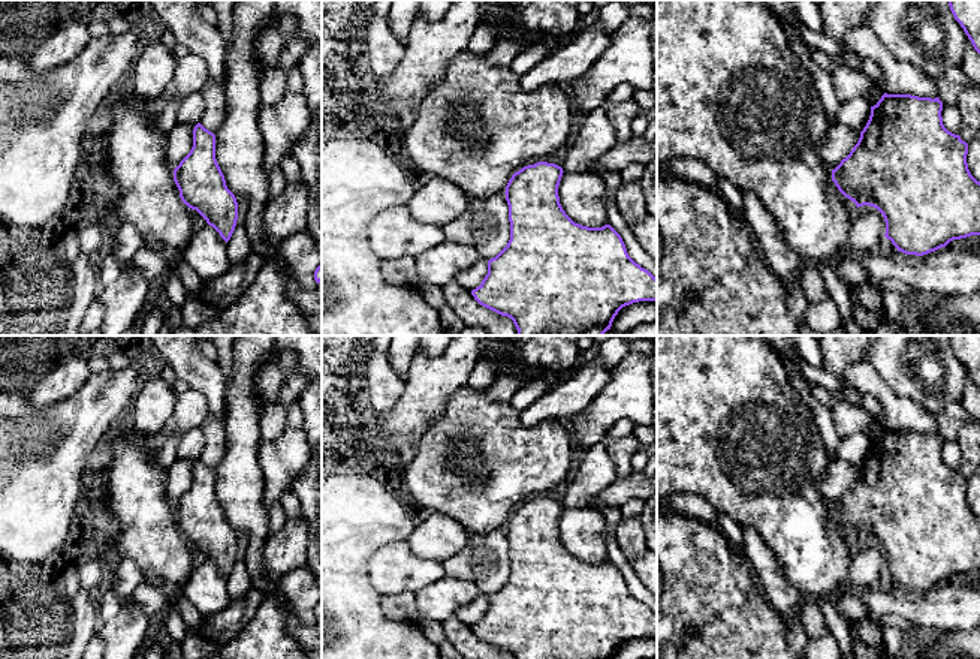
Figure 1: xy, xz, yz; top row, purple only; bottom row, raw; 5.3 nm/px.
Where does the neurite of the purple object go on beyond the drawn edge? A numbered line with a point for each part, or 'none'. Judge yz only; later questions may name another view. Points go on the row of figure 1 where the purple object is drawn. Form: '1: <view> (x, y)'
none

